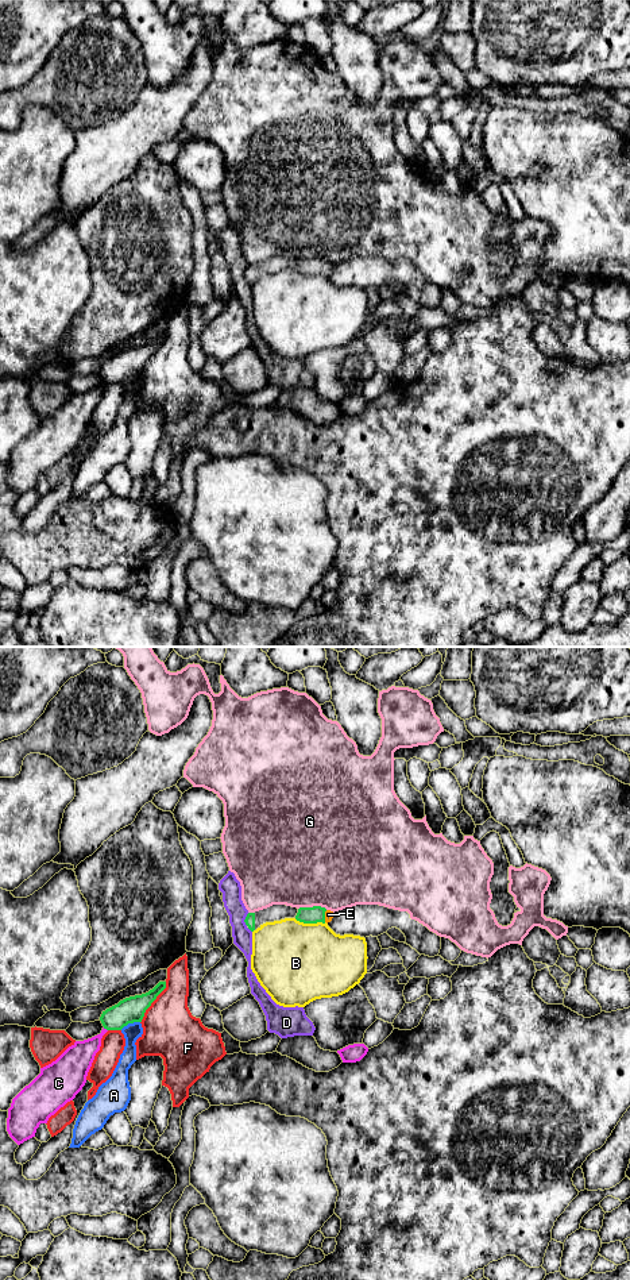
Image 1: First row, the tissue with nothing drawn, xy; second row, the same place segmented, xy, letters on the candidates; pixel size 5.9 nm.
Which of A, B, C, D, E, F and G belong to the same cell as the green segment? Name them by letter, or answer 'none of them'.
E

